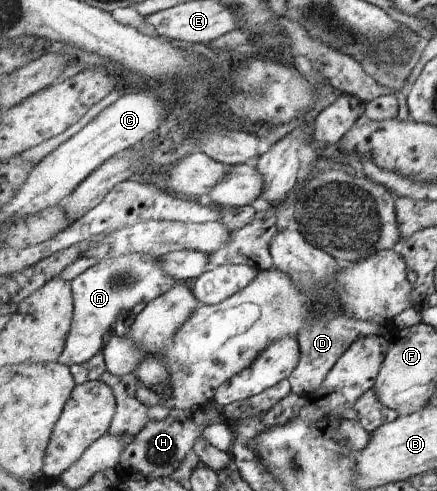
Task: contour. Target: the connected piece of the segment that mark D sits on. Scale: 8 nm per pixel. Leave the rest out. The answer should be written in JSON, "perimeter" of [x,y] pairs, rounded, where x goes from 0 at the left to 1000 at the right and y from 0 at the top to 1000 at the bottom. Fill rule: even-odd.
{"perimeter":[[[769,629],[741,640],[735,650],[723,650],[723,656],[714,656],[705,668],[696,668],[682,686],[689,705],[686,737],[661,770],[670,784],[670,800],[696,809],[712,804],[719,794],[728,794],[773,733],[789,723],[789,717],[815,692],[863,680],[890,682],[892,676],[895,672],[883,674],[870,660],[801,648],[796,640]]]}

